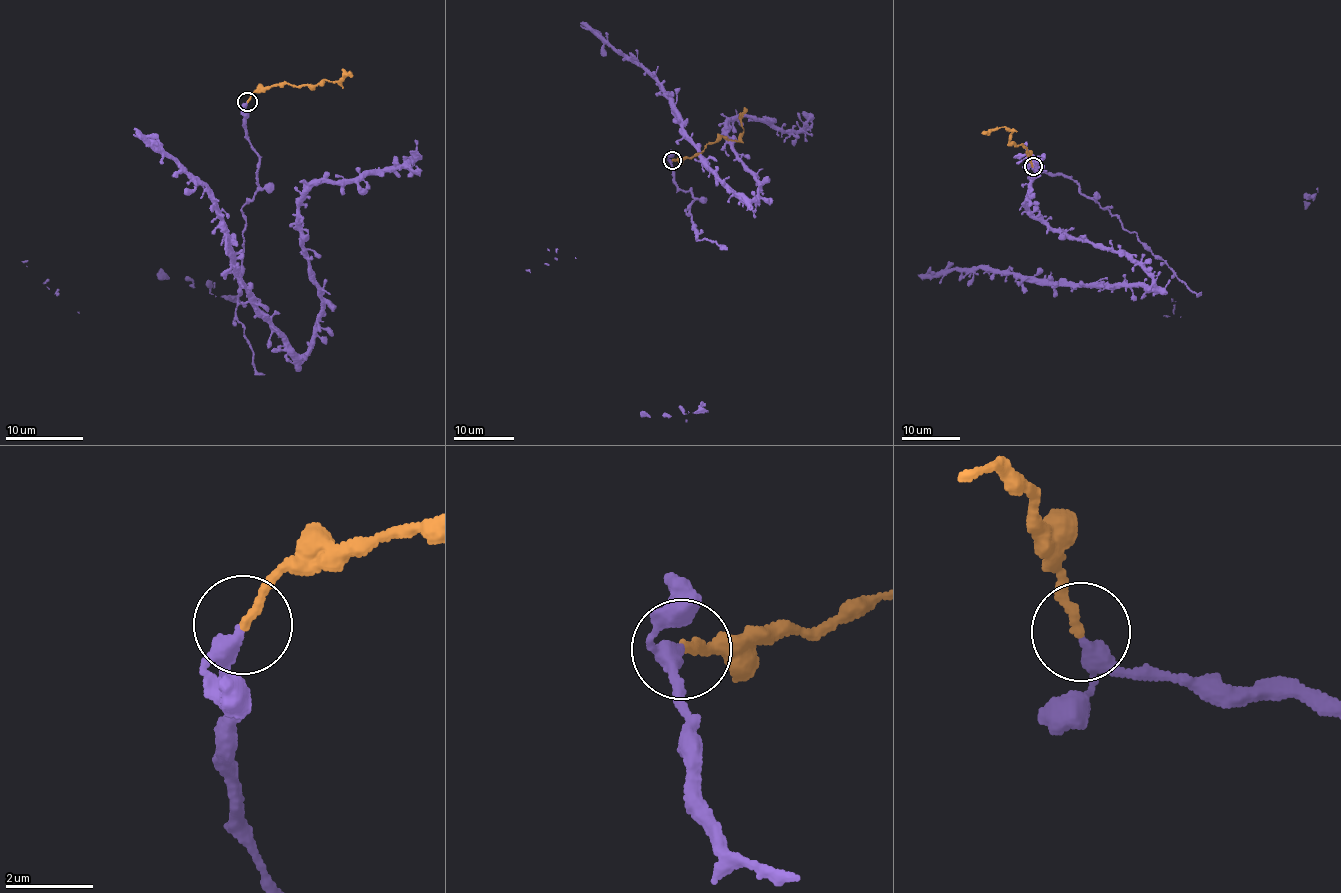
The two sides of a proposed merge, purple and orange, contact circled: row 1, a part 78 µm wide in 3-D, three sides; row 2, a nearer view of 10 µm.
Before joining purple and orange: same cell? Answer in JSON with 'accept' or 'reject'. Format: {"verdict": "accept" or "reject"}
{"verdict": "accept"}

